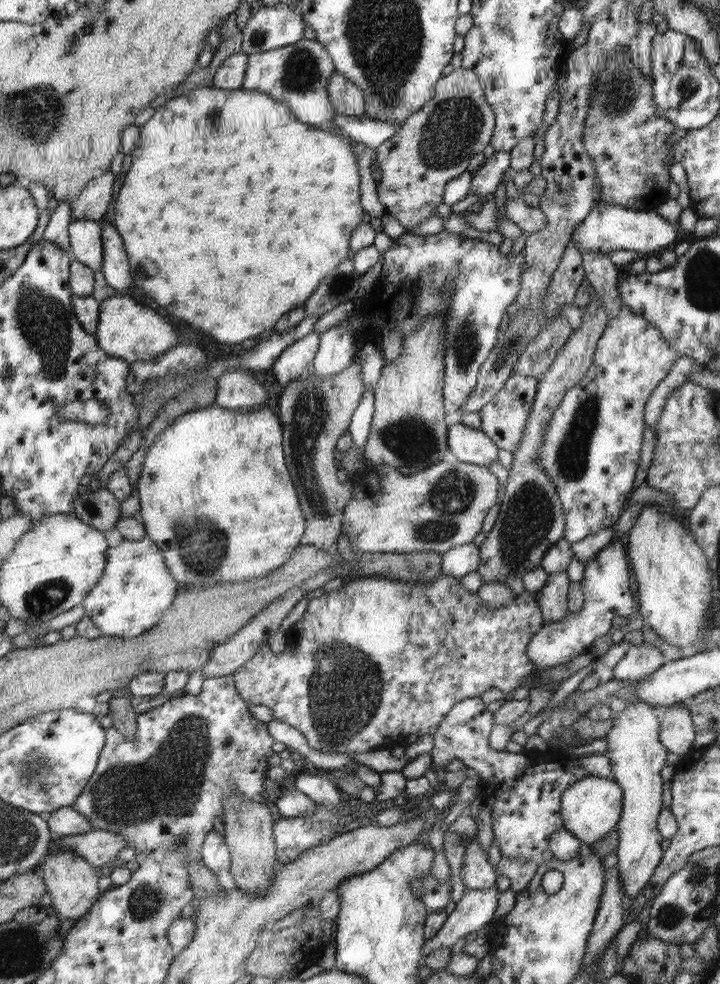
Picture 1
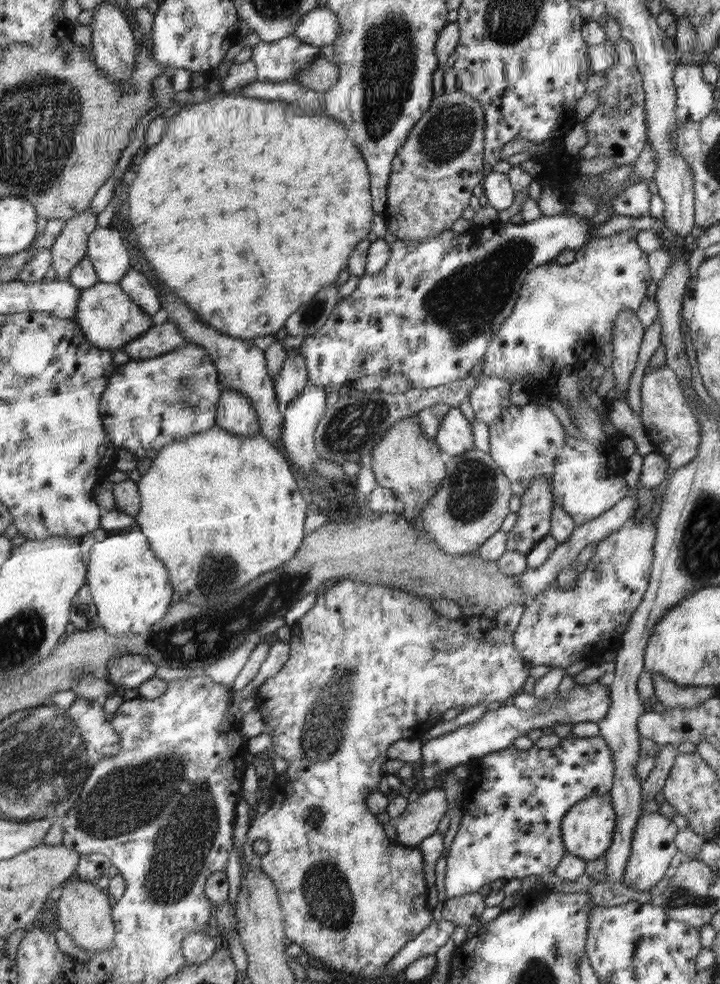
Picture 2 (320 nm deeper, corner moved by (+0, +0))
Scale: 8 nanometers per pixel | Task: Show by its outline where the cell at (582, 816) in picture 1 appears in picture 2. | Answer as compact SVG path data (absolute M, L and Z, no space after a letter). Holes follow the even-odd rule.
M609 793L601 794L600 796L596 794L591 796L591 798L583 800L583 802L575 804L563 816L562 837L566 852L579 856L585 861L604 858L613 842L617 823L618 816L616 816Z

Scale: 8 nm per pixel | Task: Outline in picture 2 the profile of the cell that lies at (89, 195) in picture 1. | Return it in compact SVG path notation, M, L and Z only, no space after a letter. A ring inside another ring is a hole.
M88 208L66 220L62 233L50 248L56 280L68 280L70 271L87 256L88 237L97 227L97 216Z

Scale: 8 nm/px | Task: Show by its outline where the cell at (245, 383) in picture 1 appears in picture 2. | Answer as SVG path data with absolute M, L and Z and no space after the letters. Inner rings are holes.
M226 389L217 407L219 427L238 436L260 433L256 411L250 400L235 390Z

